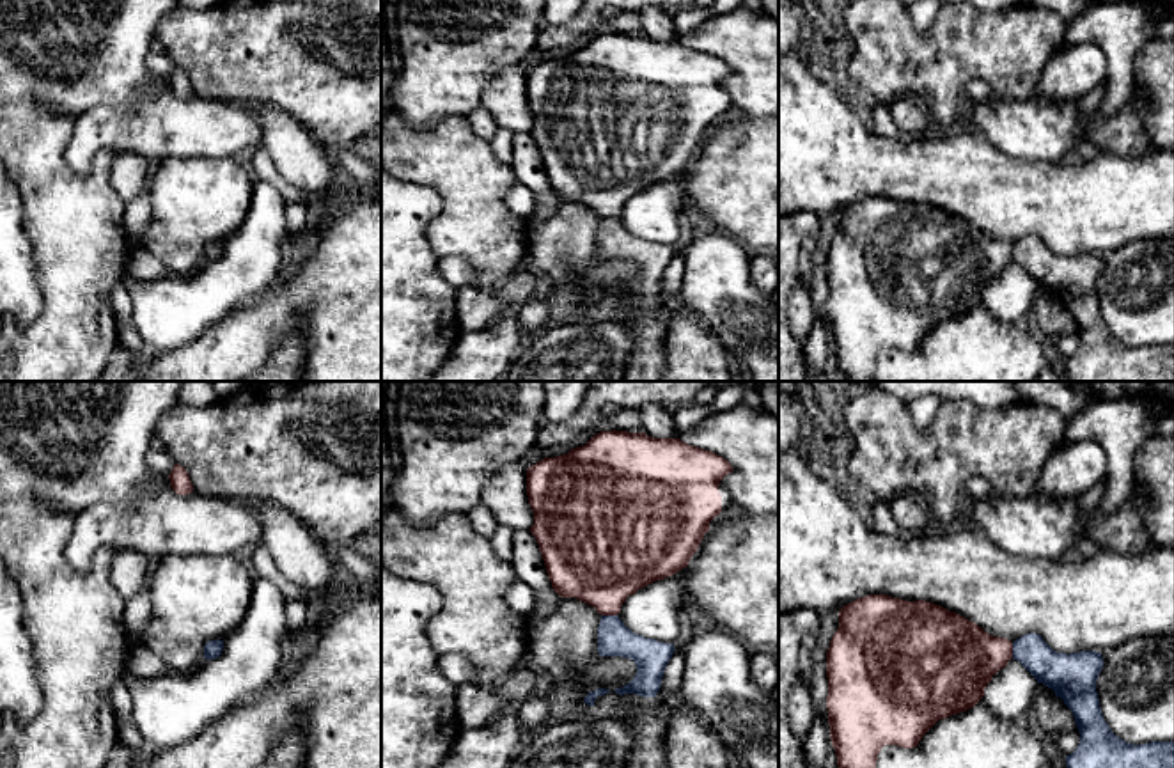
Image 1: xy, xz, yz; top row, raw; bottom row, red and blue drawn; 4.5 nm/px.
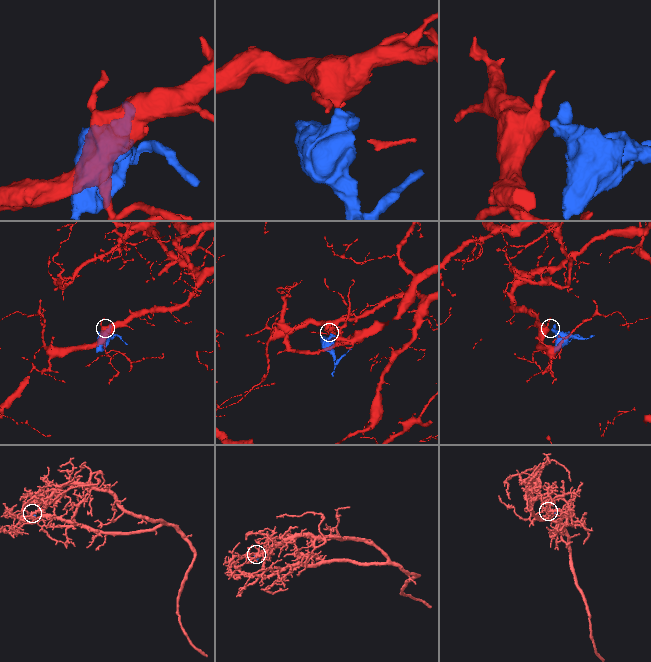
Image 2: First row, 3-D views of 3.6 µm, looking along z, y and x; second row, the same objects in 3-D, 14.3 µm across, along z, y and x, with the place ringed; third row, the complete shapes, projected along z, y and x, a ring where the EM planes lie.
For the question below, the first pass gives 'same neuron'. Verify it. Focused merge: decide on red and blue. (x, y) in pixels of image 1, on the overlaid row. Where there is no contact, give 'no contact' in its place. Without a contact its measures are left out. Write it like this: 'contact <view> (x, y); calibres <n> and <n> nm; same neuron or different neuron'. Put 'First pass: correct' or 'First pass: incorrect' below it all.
contact xz (609, 614); calibres 400 and 160 nm; different neuron
First pass: incorrect

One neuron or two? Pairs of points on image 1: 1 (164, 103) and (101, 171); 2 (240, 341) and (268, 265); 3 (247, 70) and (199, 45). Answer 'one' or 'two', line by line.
1: two
2: two
3: one

